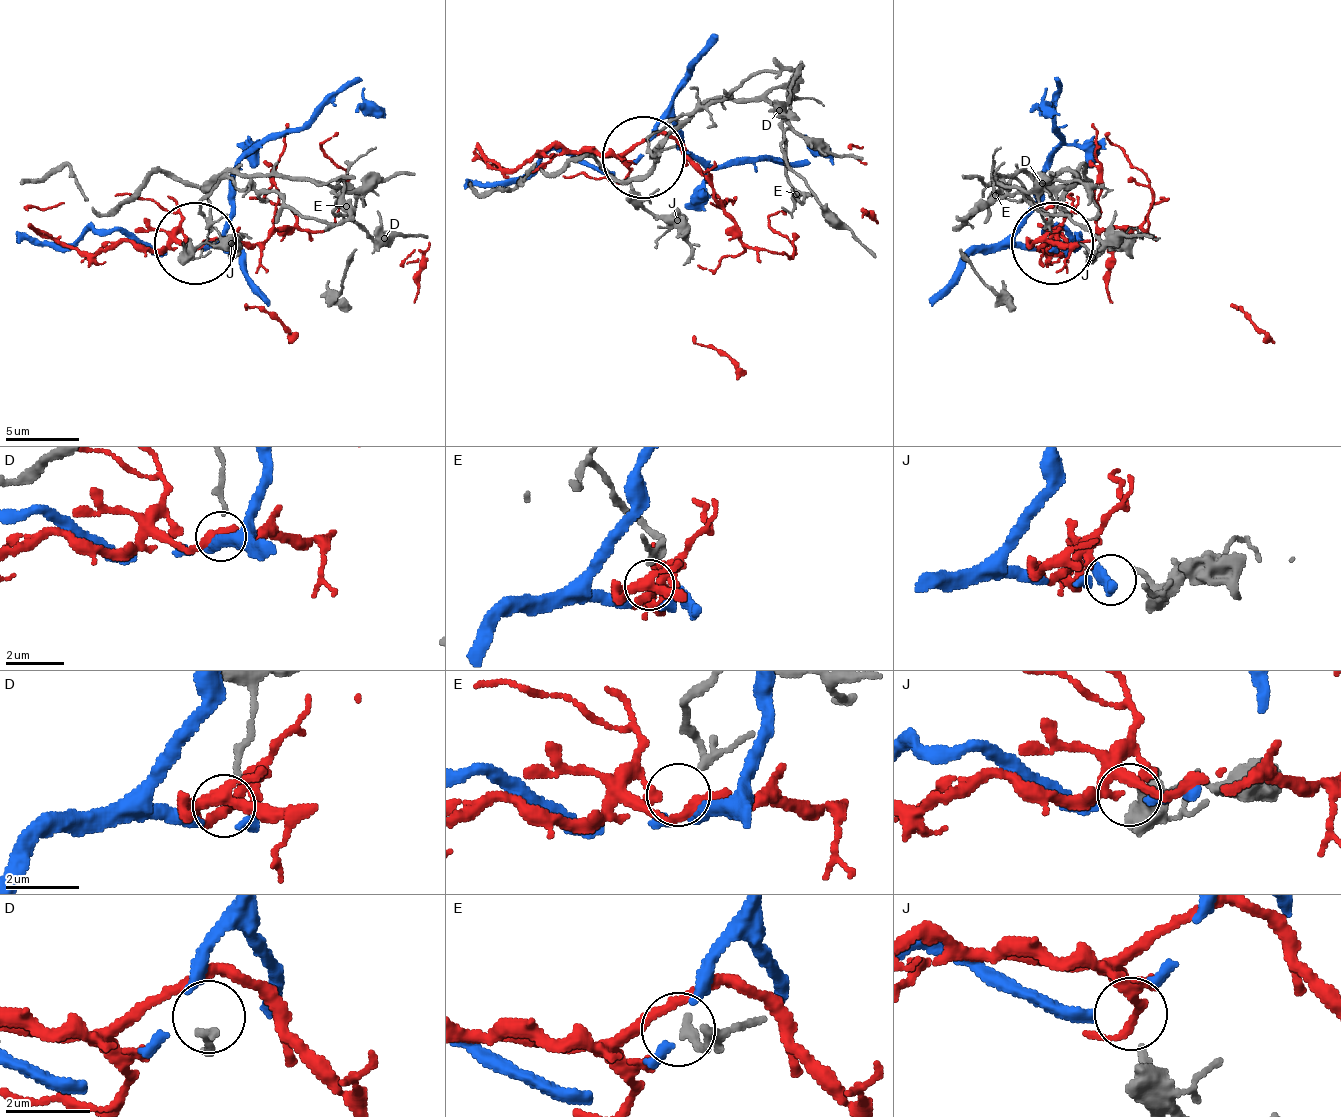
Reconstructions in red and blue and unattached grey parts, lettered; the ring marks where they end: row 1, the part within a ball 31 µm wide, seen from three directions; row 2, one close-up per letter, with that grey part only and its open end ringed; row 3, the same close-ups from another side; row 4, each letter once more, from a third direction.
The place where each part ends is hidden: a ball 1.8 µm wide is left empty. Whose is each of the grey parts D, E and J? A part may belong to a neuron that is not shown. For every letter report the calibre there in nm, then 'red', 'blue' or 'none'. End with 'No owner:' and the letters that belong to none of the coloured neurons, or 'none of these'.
D: 140 nm | none
E: 190 nm | red
J: 180 nm | blue
No owner: D

